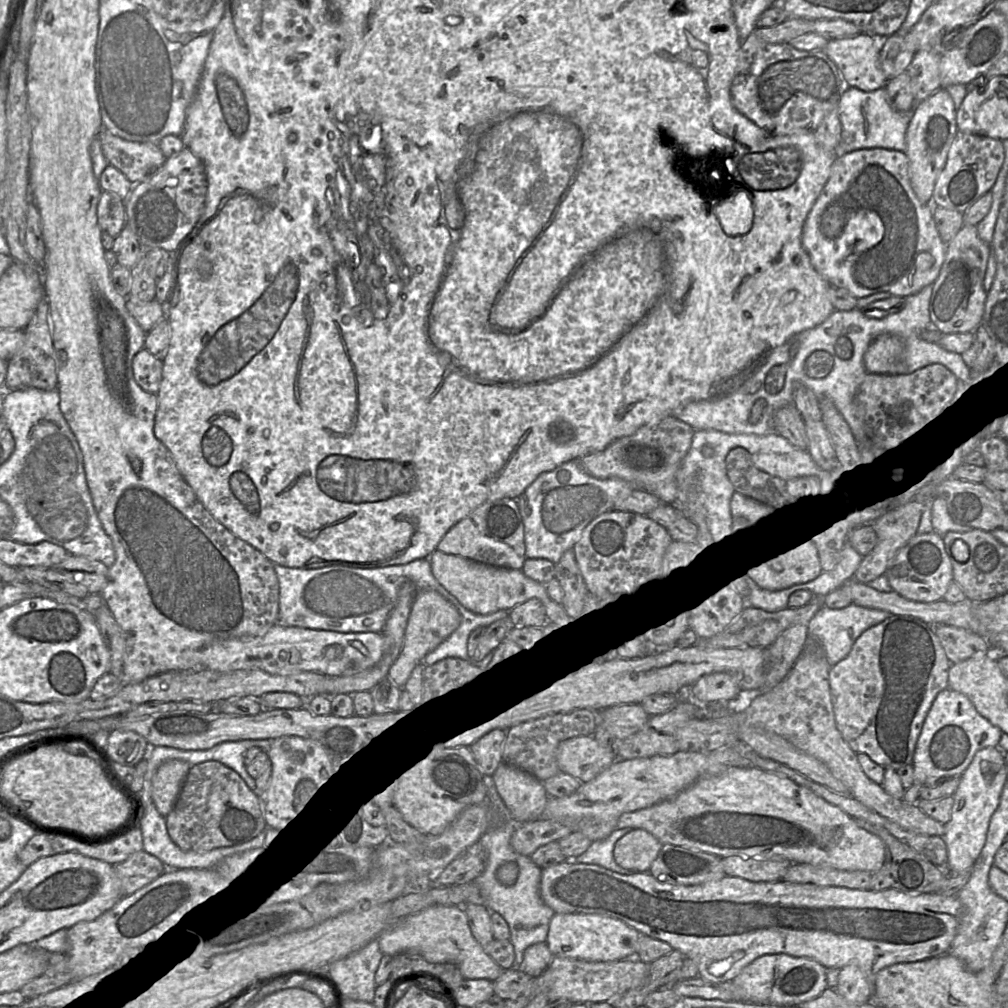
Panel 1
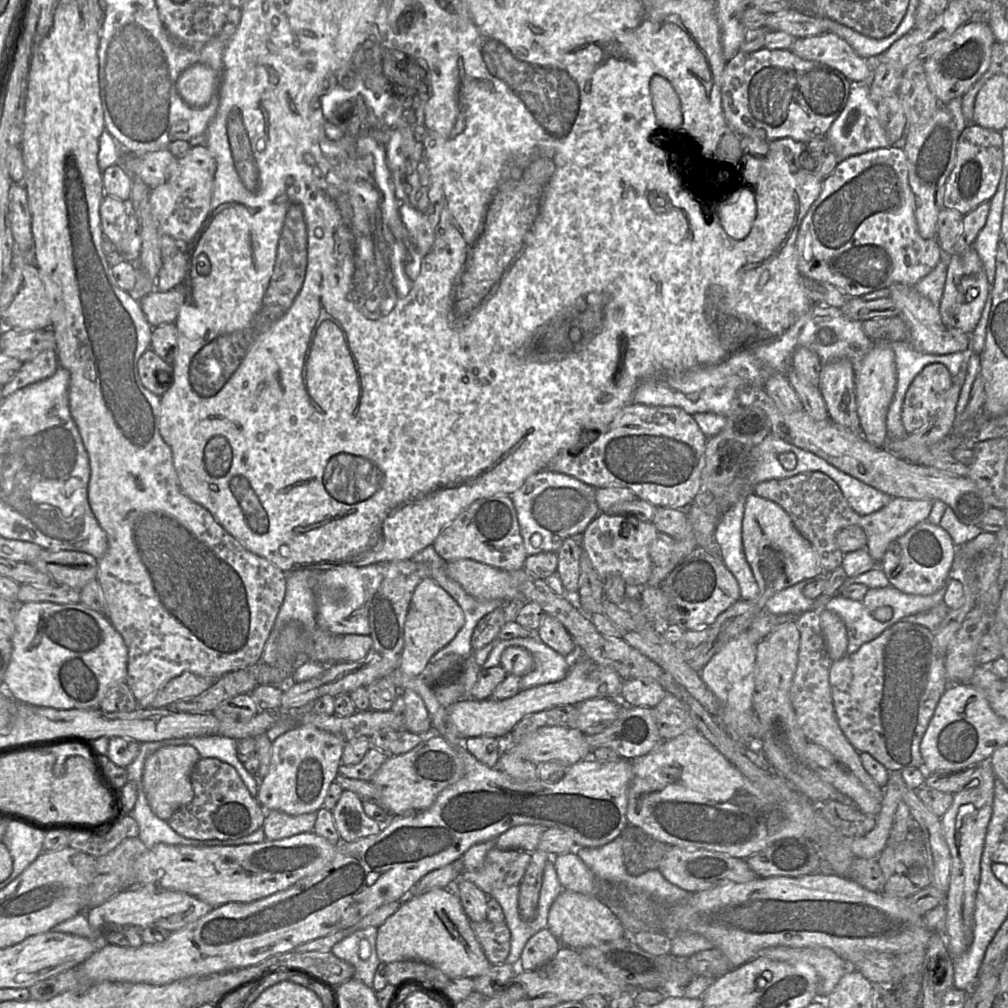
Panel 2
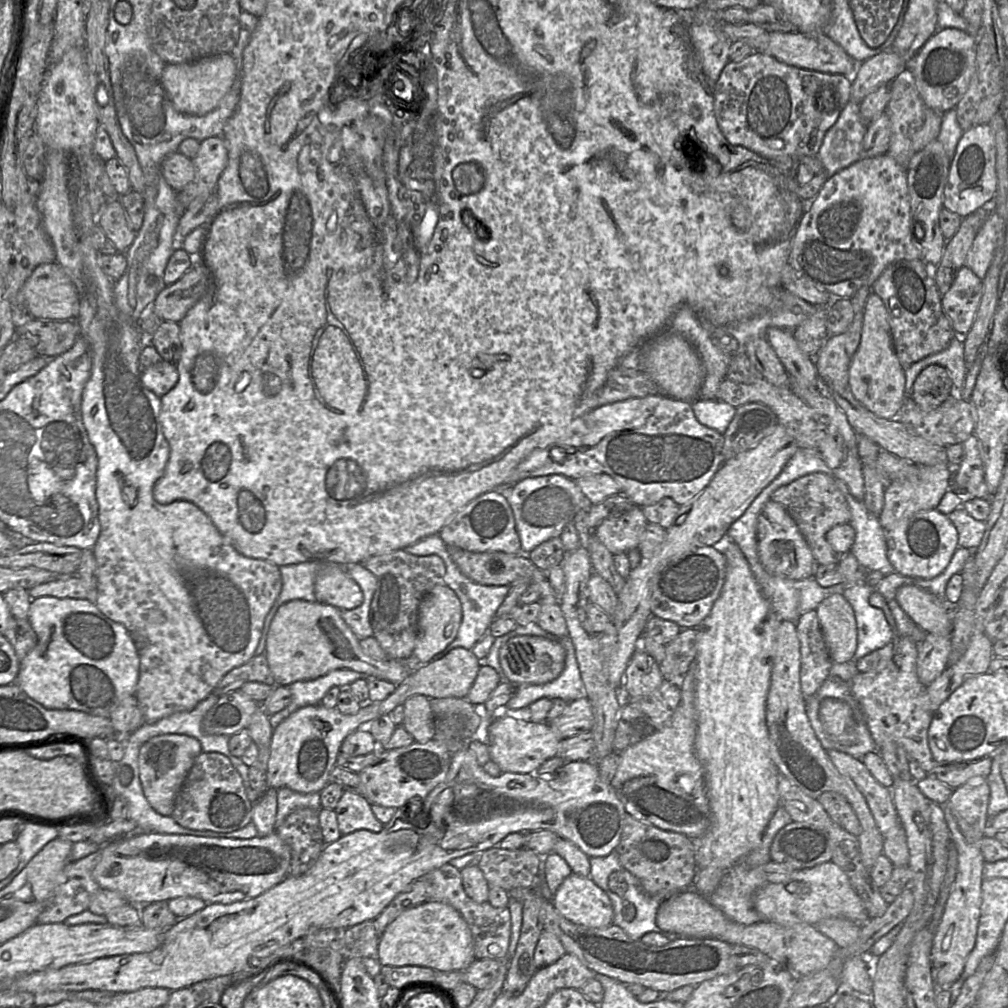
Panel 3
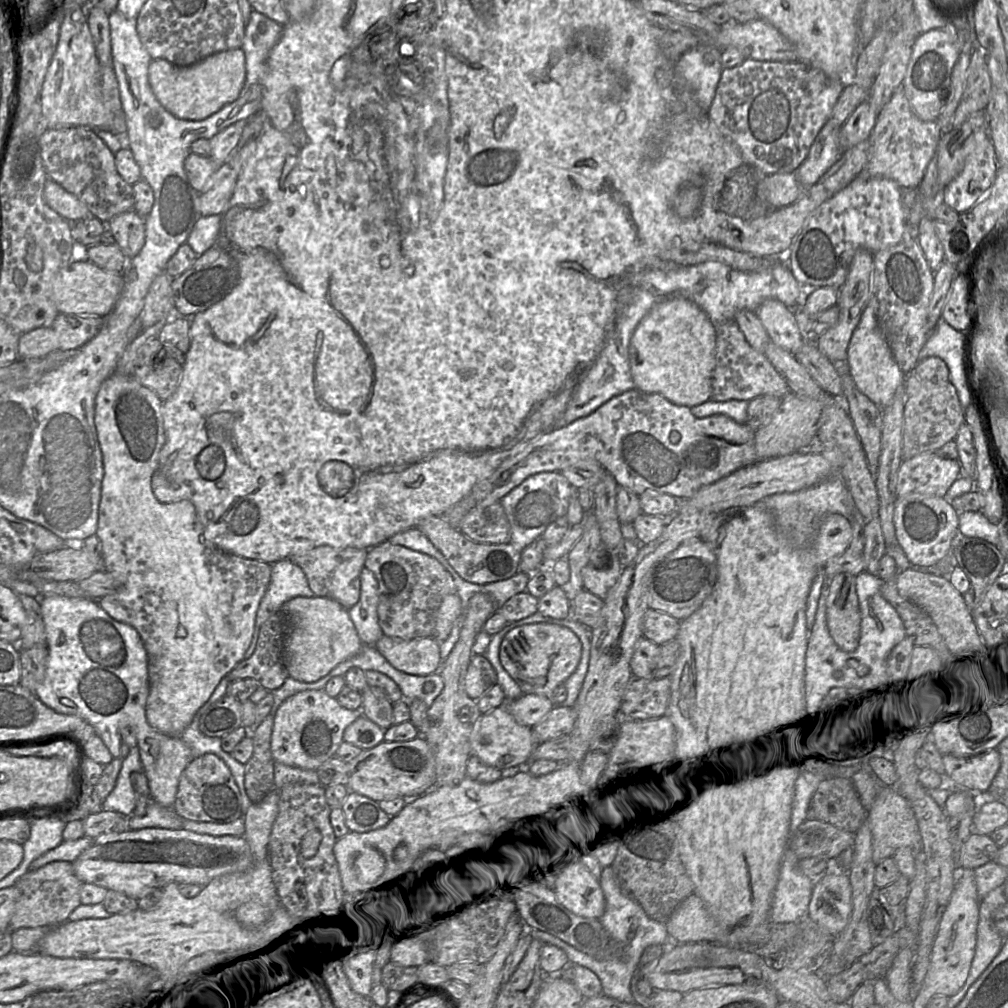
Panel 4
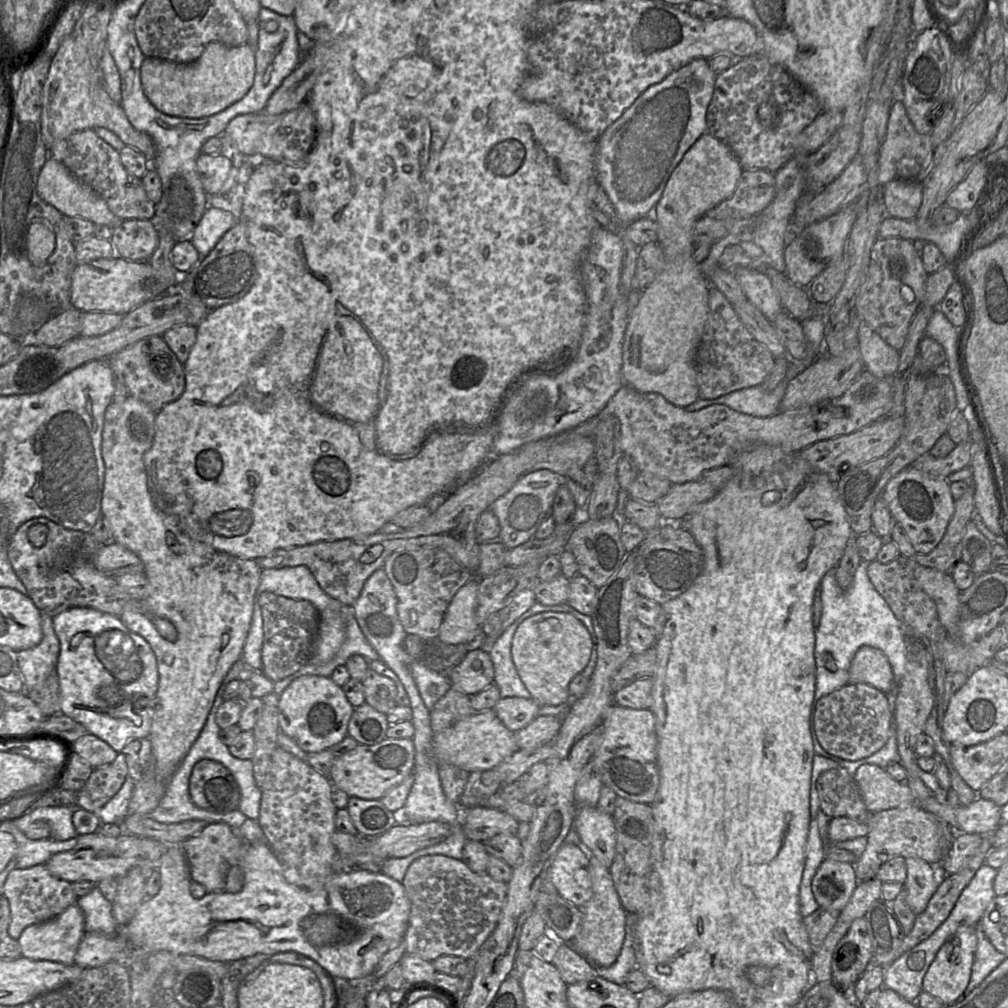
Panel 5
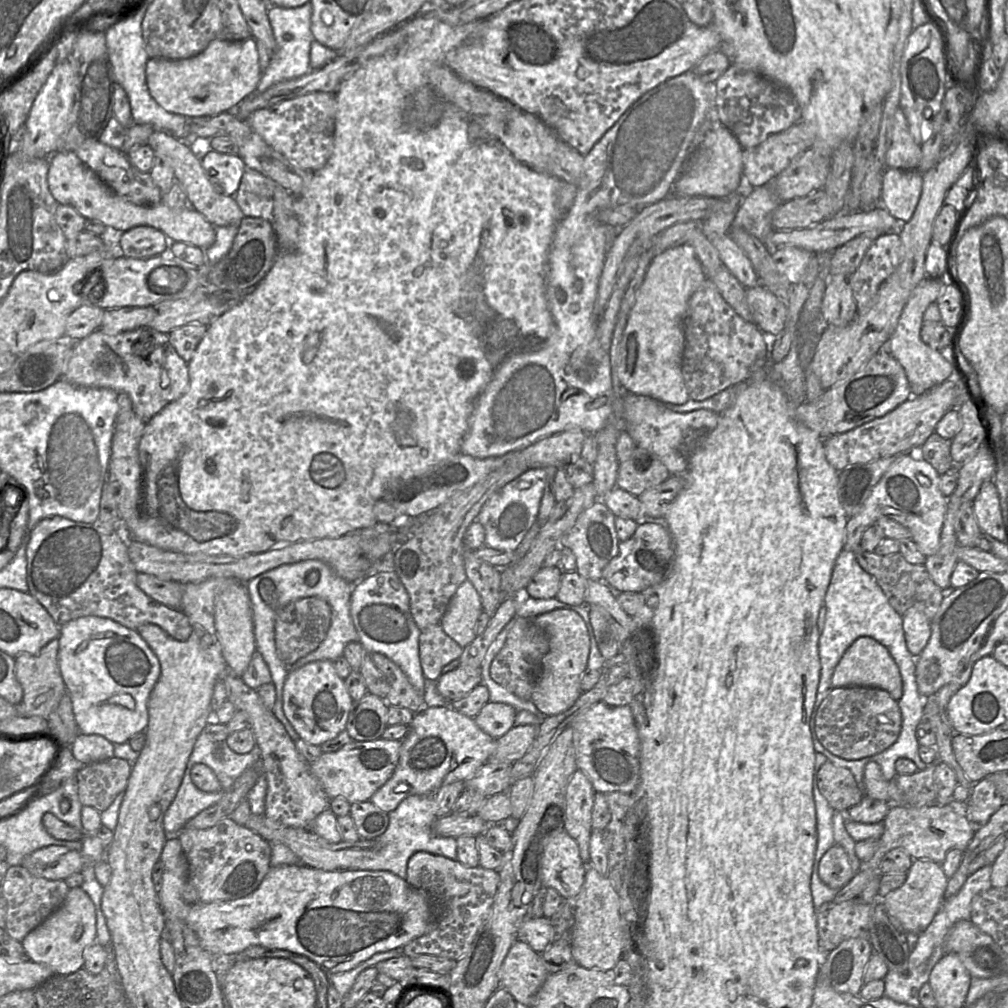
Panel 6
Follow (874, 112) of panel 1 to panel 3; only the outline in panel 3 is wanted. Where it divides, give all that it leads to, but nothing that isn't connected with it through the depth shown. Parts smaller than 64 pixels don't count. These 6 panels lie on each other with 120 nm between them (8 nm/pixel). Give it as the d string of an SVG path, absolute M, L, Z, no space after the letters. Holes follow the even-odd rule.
M849 101L835 124L826 132L816 155L829 178L861 159L867 126L860 114L859 104Z

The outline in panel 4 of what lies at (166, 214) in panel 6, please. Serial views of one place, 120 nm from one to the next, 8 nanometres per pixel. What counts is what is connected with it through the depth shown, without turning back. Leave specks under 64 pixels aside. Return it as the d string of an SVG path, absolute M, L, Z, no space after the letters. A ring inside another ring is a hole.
M50 178L45 182L43 197L51 209L68 221L84 220L92 216L82 201Z

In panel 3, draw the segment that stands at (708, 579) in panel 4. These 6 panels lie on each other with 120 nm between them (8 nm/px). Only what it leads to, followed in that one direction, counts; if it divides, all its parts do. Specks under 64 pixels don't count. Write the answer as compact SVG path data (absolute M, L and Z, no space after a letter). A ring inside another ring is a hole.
M714 546L695 547L671 558L655 575L650 597L652 615L673 621L683 629L698 627L721 593L726 567L721 548Z

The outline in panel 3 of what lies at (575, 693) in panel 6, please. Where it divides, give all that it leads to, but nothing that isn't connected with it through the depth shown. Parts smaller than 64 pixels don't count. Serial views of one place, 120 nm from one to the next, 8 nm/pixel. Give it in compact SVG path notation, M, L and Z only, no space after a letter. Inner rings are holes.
M521 635L510 638L499 650L499 662L506 679L514 685L544 684L556 679L565 667L566 652L557 640Z

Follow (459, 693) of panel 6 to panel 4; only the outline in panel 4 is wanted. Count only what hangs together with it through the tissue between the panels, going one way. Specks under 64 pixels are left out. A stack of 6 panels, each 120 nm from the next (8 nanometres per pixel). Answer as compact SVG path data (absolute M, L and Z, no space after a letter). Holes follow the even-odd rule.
M473 655L465 675L465 691L478 700L497 683L497 675L485 655Z

